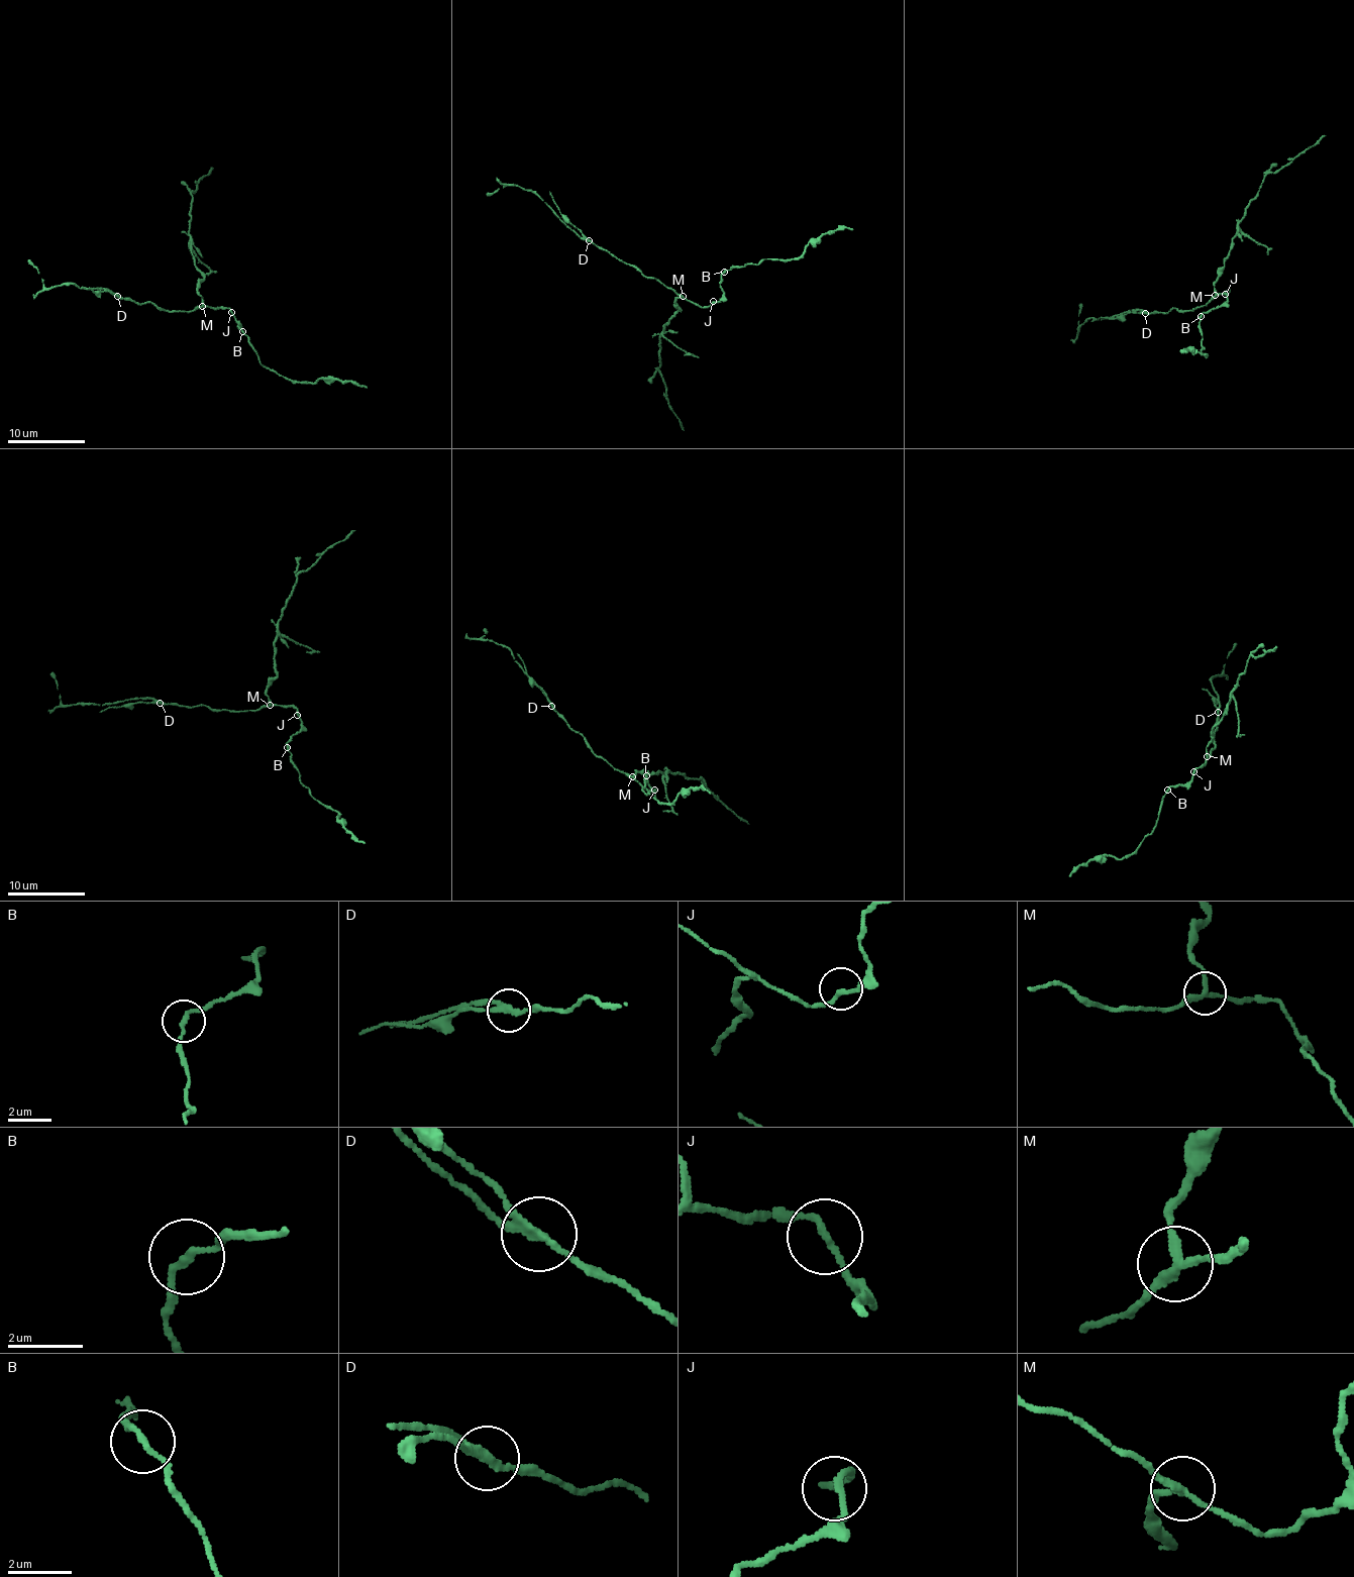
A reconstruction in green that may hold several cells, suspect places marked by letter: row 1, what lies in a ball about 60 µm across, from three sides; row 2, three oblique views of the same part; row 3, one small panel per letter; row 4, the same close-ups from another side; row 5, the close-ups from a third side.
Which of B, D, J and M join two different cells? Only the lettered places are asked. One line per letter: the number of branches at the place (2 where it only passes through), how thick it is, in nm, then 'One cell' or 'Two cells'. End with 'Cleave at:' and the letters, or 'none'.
B: Branches: 2. Thickness 170 nm. One cell
D: Branches: 3. Thickness 190 nm. Two cells
J: Branches: 2. Thickness 160 nm. One cell
M: Branches: 3. Thickness 200 nm. Two cells
Cleave at: D, M

